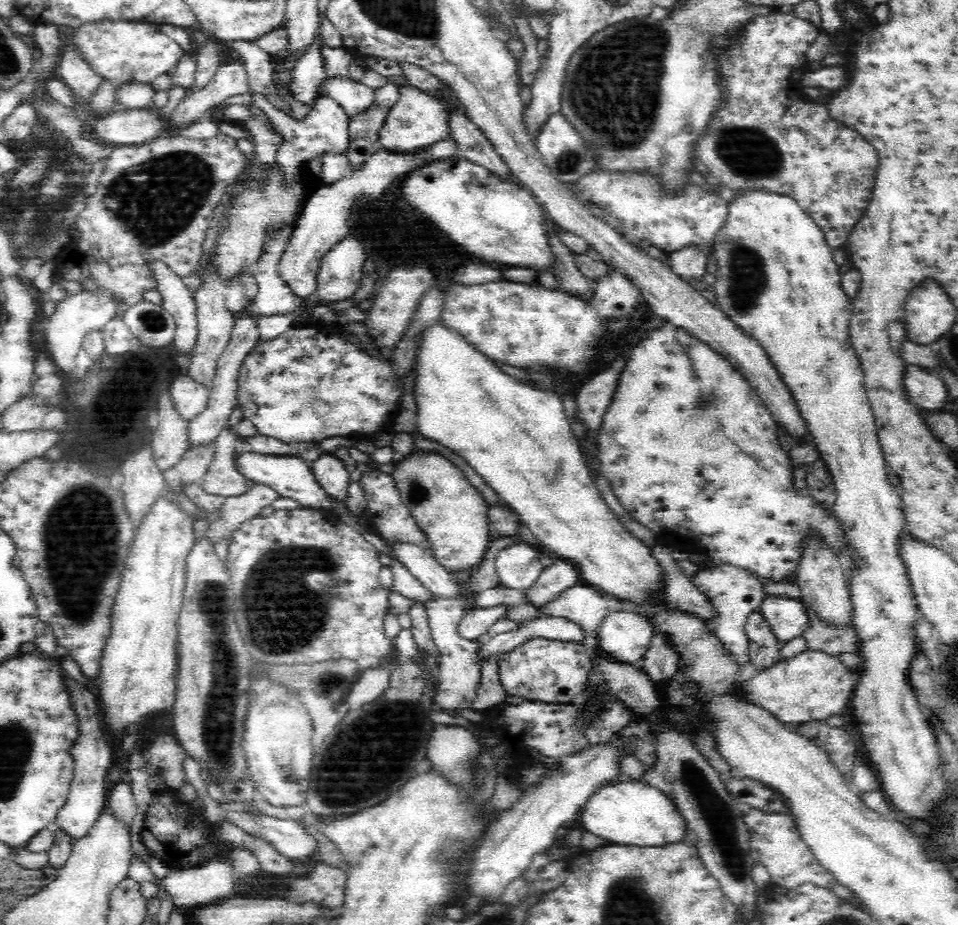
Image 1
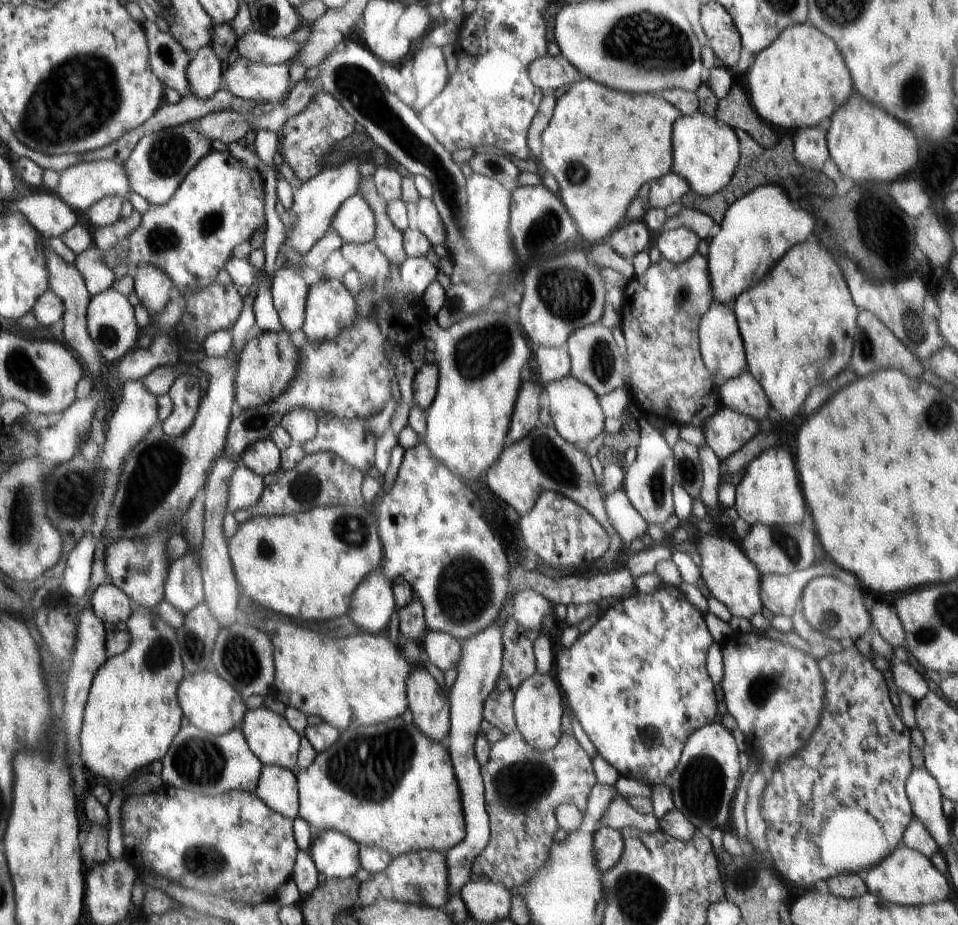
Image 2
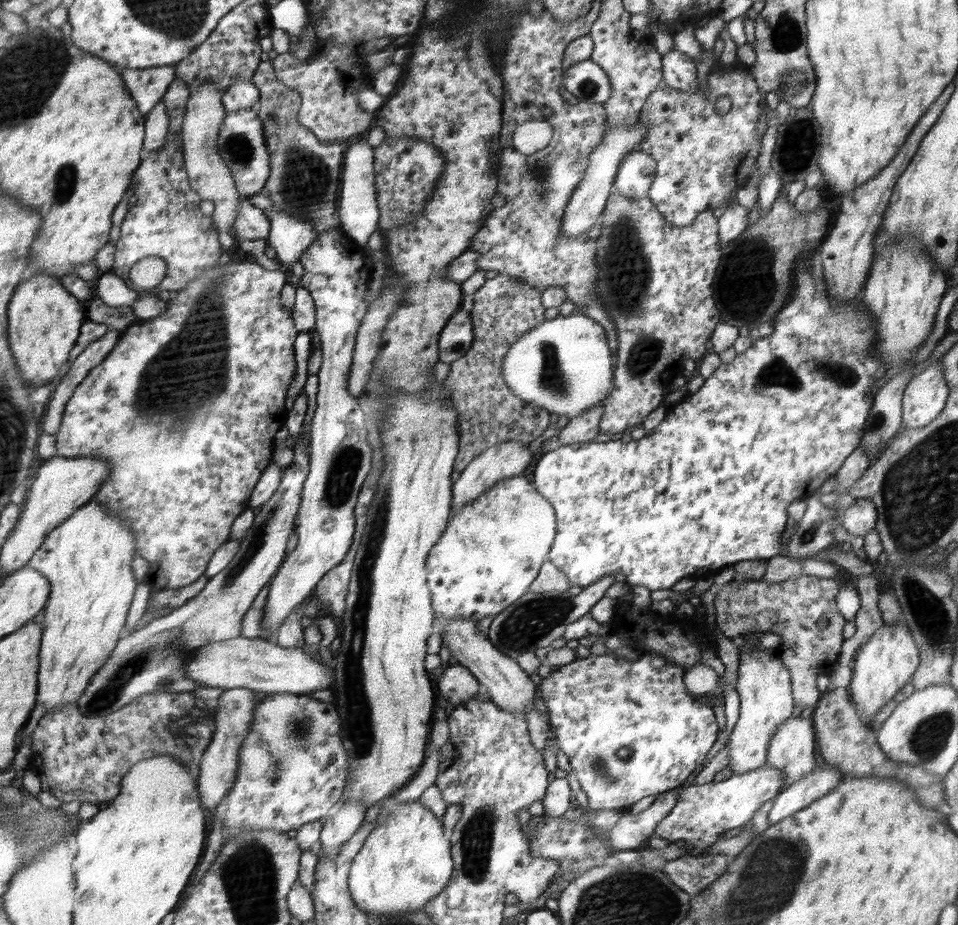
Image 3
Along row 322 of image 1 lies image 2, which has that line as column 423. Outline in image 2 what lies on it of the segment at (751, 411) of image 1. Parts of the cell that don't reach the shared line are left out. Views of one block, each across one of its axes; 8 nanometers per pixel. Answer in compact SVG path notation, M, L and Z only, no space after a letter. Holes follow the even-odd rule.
M242 591L241 614L243 621L264 630L273 641L273 658L276 661L276 680L273 684L273 693L286 707L294 707L300 710L305 717L320 716L324 723L339 730L354 730L358 726L374 724L393 720L402 716L402 712L408 708L406 700L406 680L412 676L418 668L428 665L424 658L418 662L408 660L400 654L400 650L391 641L378 635L356 632L356 636L350 638L330 638L326 634L307 629L302 626L294 626L288 620L282 620L282 616L273 611L259 606L258 611L251 608L256 604L248 601Z

